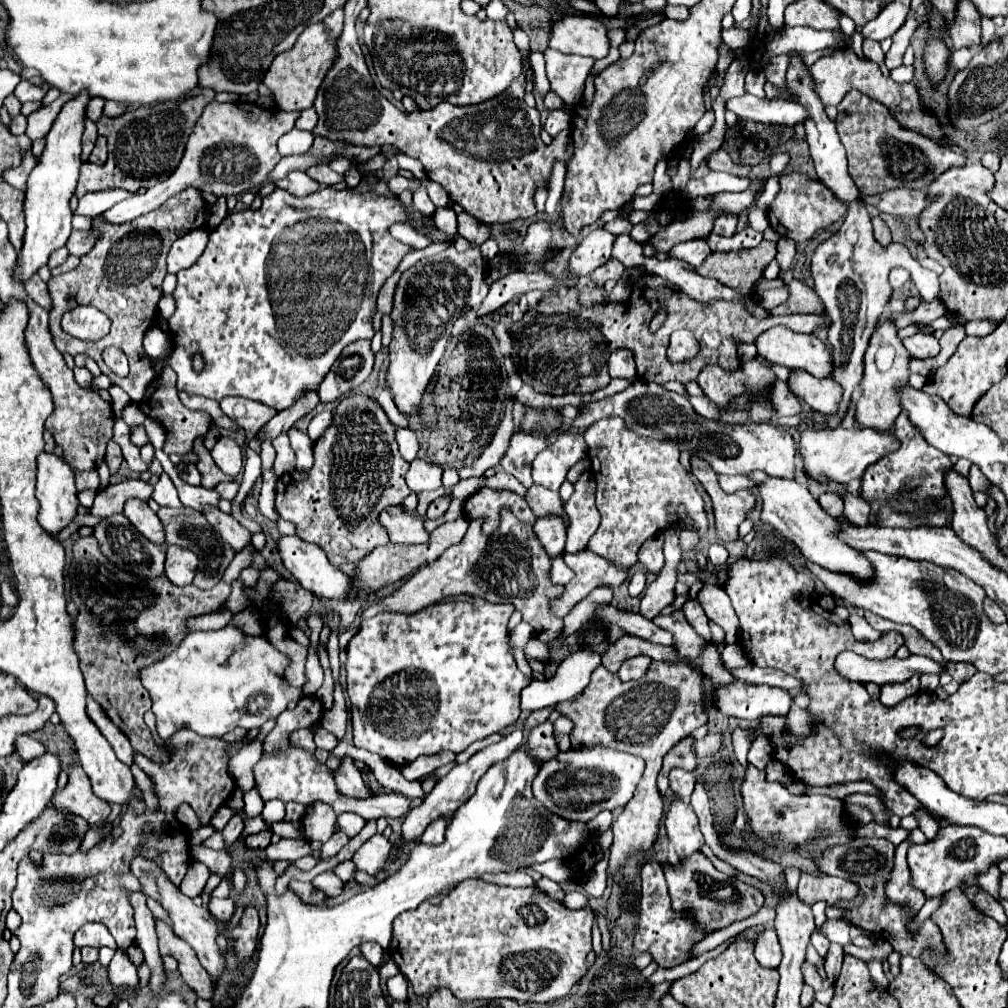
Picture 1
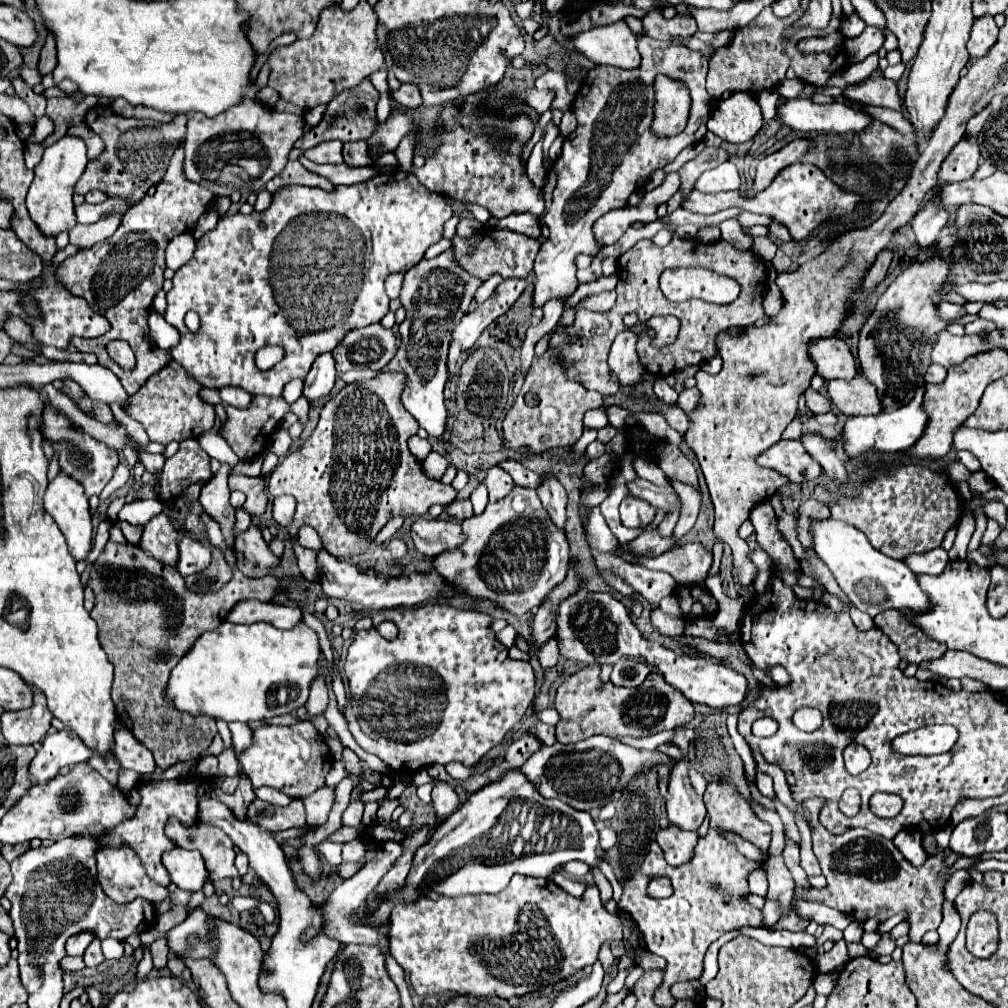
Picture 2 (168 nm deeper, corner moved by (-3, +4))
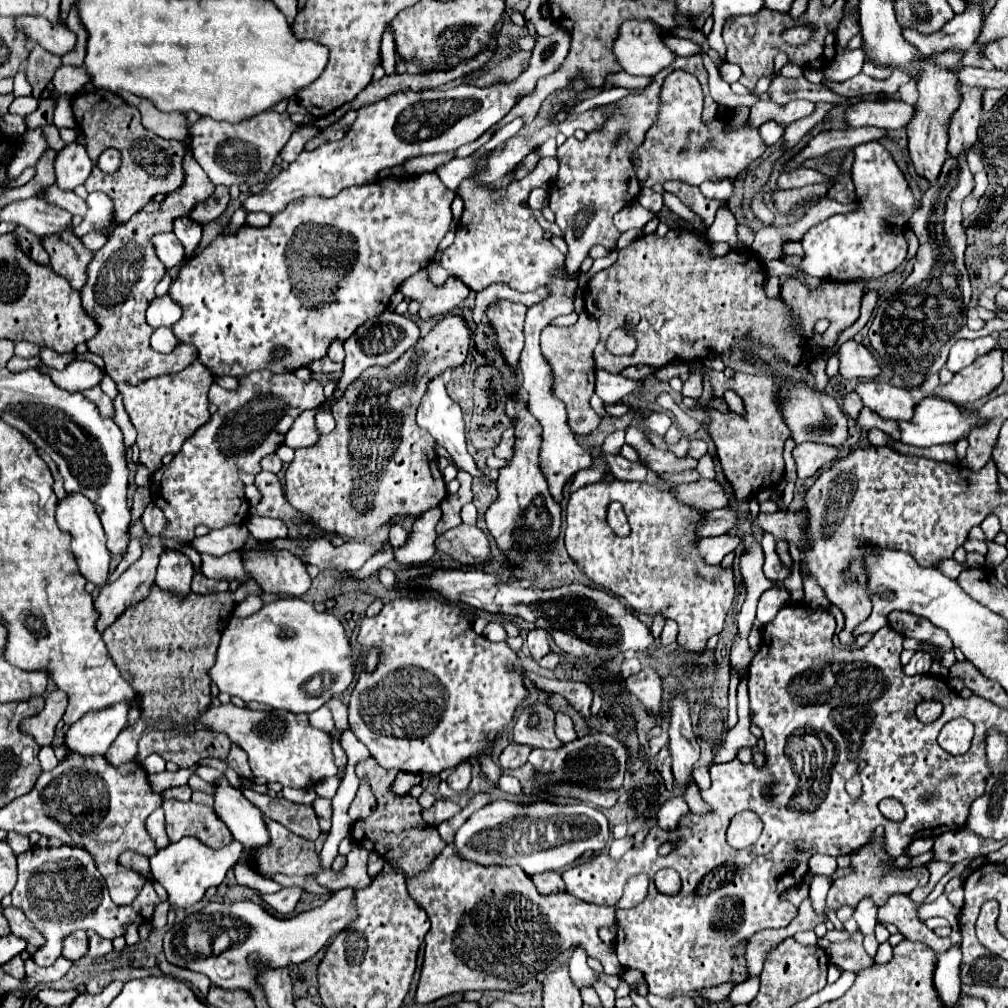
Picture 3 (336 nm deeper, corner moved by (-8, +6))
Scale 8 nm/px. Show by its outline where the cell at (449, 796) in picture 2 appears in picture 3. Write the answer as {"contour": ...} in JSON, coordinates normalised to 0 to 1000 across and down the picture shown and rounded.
{"contour":[[[460,756],[460,758],[454,758],[452,764],[444,770],[444,780],[450,784],[450,786],[458,786],[462,784],[462,780],[466,778],[466,758]]]}

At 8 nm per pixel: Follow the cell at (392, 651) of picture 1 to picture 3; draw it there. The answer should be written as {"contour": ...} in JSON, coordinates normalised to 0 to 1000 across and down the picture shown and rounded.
{"contour":[[[393,593],[385,599],[381,599],[379,607],[371,613],[361,613],[357,619],[357,629],[355,629],[355,639],[359,643],[359,647],[367,647],[367,645],[375,645],[377,653],[375,653],[375,661],[371,667],[363,667],[361,663],[355,669],[355,679],[349,685],[349,692],[345,698],[345,718],[349,722],[349,726],[353,726],[353,732],[357,732],[359,738],[363,738],[363,742],[367,744],[369,752],[379,760],[379,762],[391,762],[391,764],[399,764],[399,766],[409,766],[409,768],[437,768],[442,762],[450,762],[460,754],[466,754],[470,750],[474,750],[478,744],[482,744],[492,728],[502,722],[508,712],[512,702],[524,694],[526,687],[520,681],[520,663],[516,653],[512,651],[512,647],[506,645],[506,641],[502,637],[486,637],[482,631],[476,631],[470,627],[468,623],[468,615],[464,611],[458,609],[458,603],[452,599],[444,599],[433,593]]]}

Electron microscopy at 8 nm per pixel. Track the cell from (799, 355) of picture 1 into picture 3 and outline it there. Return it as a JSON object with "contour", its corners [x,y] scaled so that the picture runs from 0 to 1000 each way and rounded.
{"contour":[[[841,337],[837,339],[831,349],[829,349],[831,357],[833,357],[833,373],[839,377],[861,377],[861,375],[869,375],[873,371],[873,363],[869,359],[869,355],[851,339]]]}

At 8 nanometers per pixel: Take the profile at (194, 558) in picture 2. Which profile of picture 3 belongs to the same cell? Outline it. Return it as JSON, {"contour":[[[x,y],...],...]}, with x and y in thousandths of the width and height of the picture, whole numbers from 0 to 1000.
{"contour":[[[226,548],[222,552],[208,552],[208,550],[198,550],[200,552],[200,562],[198,567],[206,573],[216,573],[216,575],[232,575],[244,573],[244,567],[240,563],[240,550],[234,548]]]}

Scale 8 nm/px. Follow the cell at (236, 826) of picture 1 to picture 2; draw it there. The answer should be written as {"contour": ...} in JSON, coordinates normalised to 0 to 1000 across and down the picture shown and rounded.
{"contour":[[[237,768],[237,780],[233,784],[231,790],[221,790],[219,794],[233,806],[235,812],[243,812],[245,808],[245,800],[249,798],[249,794],[253,792],[253,786],[251,786],[251,780],[249,780],[249,774],[241,768]]]}

